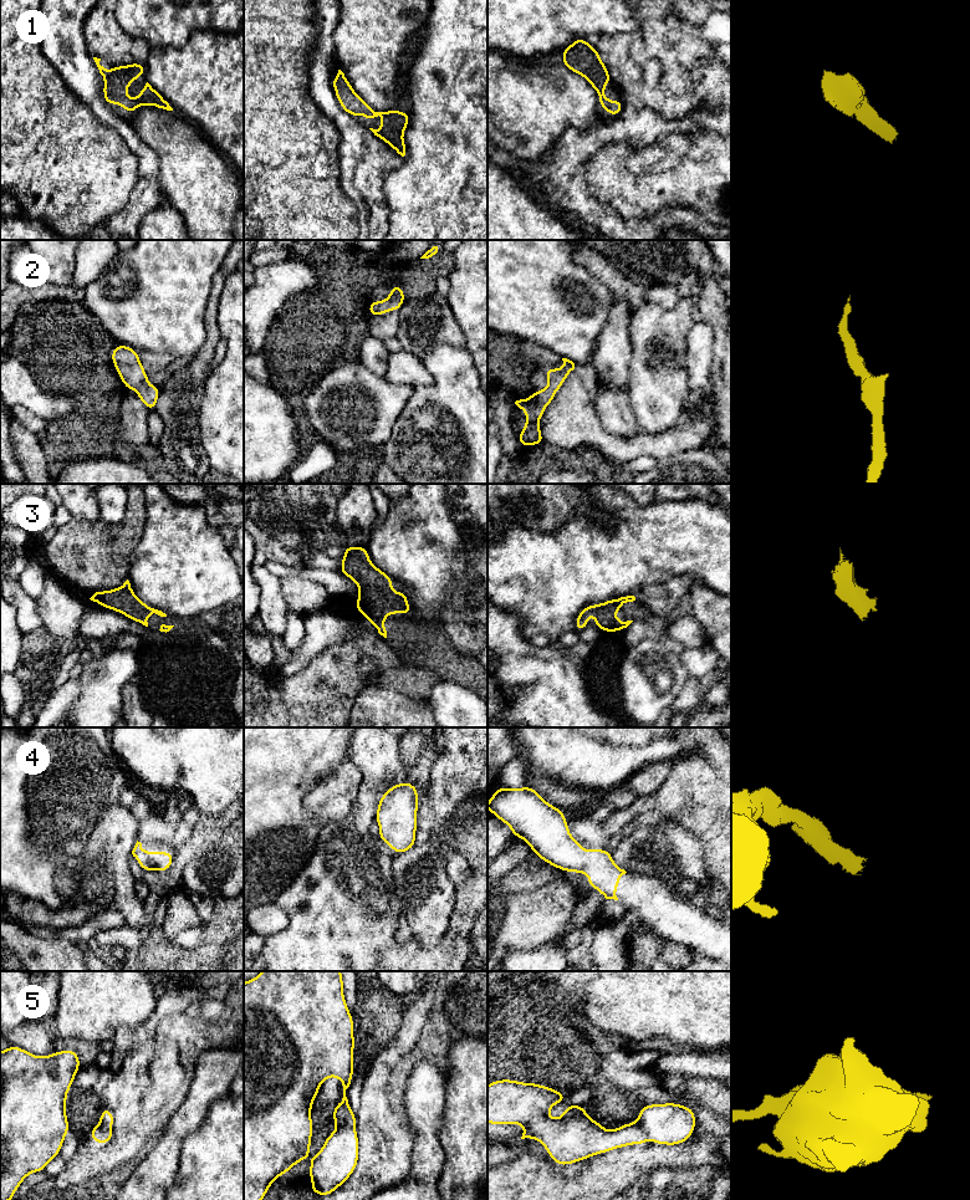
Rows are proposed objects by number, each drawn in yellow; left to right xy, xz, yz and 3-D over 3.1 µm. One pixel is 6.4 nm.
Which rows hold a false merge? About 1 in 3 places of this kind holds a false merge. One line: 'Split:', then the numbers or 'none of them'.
Split: 5

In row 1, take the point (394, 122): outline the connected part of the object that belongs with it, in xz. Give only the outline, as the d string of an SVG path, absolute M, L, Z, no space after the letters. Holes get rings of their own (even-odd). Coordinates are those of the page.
M338 70L338 73L333 77L332 85L336 97L346 113L356 117L364 116L366 118L382 117L383 124L381 128L369 129L374 133L374 136L388 143L398 154L402 157L405 155L403 134L409 123L409 113L397 109L376 112L356 93L341 70Z

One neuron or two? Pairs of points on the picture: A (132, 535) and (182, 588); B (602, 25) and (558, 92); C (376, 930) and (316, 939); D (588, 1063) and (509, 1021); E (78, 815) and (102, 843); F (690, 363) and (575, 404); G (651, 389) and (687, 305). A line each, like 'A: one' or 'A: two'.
A: two
B: two
C: one
D: one
E: two
F: two
G: one

